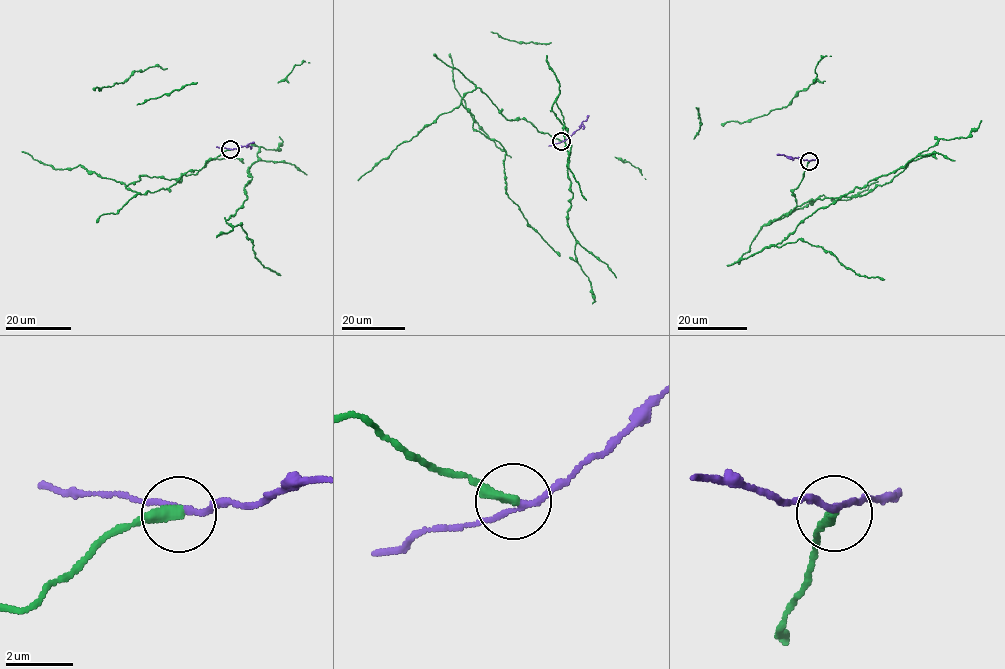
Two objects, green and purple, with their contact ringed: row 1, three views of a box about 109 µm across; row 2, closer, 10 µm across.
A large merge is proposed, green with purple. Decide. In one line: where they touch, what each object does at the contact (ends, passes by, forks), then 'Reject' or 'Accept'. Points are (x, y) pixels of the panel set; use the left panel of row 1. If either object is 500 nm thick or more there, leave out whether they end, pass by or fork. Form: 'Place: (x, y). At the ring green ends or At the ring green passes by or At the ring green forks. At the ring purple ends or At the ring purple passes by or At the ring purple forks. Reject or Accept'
Place: (230, 149). At the ring green ends. At the ring purple passes by. Reject

